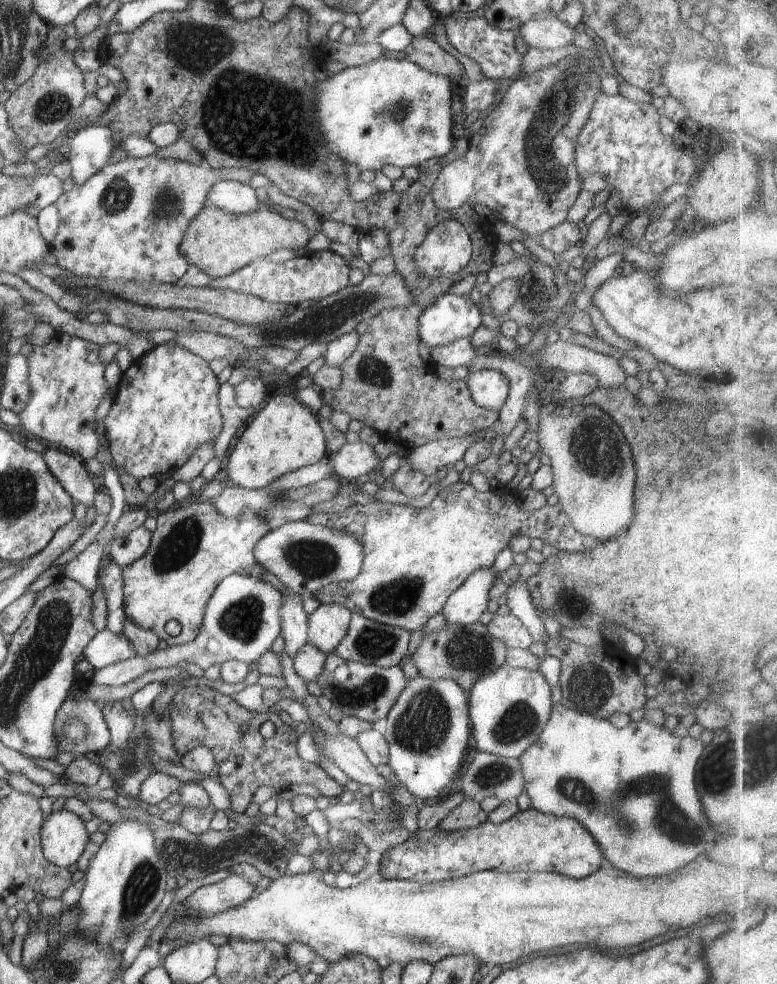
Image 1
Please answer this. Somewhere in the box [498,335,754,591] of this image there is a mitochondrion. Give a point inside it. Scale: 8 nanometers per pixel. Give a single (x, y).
(593, 451)

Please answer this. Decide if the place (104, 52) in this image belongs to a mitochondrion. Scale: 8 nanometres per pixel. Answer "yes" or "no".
no

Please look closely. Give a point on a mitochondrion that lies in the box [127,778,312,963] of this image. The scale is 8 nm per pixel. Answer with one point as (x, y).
(177, 856)

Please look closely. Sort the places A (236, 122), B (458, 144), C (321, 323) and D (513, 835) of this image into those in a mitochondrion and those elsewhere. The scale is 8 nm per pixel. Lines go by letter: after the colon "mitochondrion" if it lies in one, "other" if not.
A: mitochondrion
B: other
C: mitochondrion
D: other

